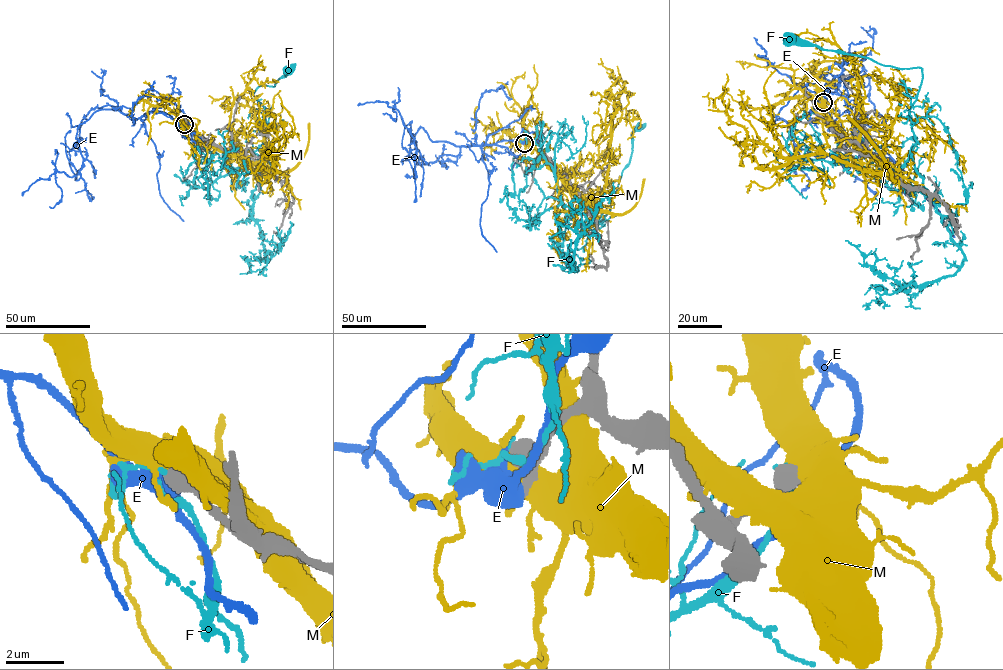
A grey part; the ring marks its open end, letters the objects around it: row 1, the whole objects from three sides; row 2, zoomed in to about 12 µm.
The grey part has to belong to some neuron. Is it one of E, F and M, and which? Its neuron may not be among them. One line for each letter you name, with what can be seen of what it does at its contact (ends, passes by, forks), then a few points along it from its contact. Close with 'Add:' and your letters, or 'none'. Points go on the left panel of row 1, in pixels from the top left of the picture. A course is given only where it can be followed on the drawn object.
Add: none

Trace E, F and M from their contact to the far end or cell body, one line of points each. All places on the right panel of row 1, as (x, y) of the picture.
E: (823, 102), (838, 75), (822, 92), (846, 144), (819, 158), (796, 148), (809, 182), (801, 193)
F: (820, 102), (807, 119), (827, 155), (873, 170), (899, 169), (916, 141), (909, 112), (921, 68), (789, 41)
M: (821, 103), (883, 171), (863, 173), (824, 154), (780, 157), (749, 139), (720, 98), (708, 105)

